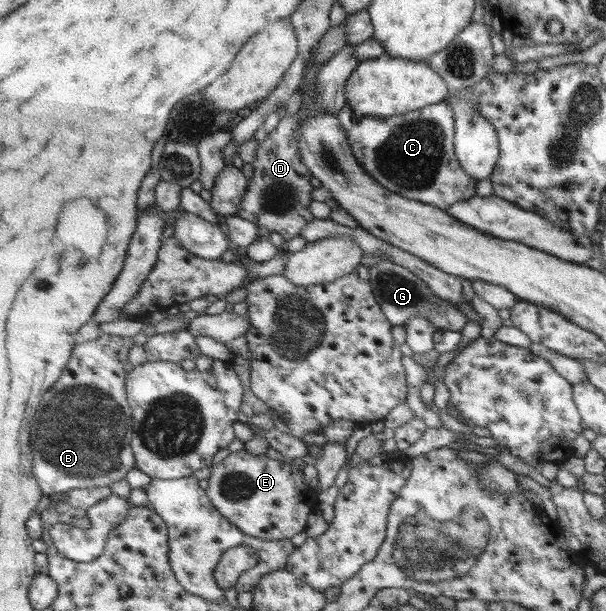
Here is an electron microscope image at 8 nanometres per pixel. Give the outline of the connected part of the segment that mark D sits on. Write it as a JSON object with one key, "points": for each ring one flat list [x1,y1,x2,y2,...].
{"points":[[301,107,297,114,280,118,273,133,269,133,268,137,260,143,252,162,254,168,253,178,248,182,247,192,245,192,243,202,239,206,239,212,236,214,246,221,251,221,251,224,257,227,265,227,269,232,279,233,284,241,291,241,295,237,300,237,301,231,304,231,305,227,316,219,316,216,309,209,315,202,315,199,313,199,315,187,311,185,311,177,314,175,303,162,303,156,299,152,299,133,301,133,301,127,303,127,303,119,307,119,307,116,303,115,305,115,305,112]]}

